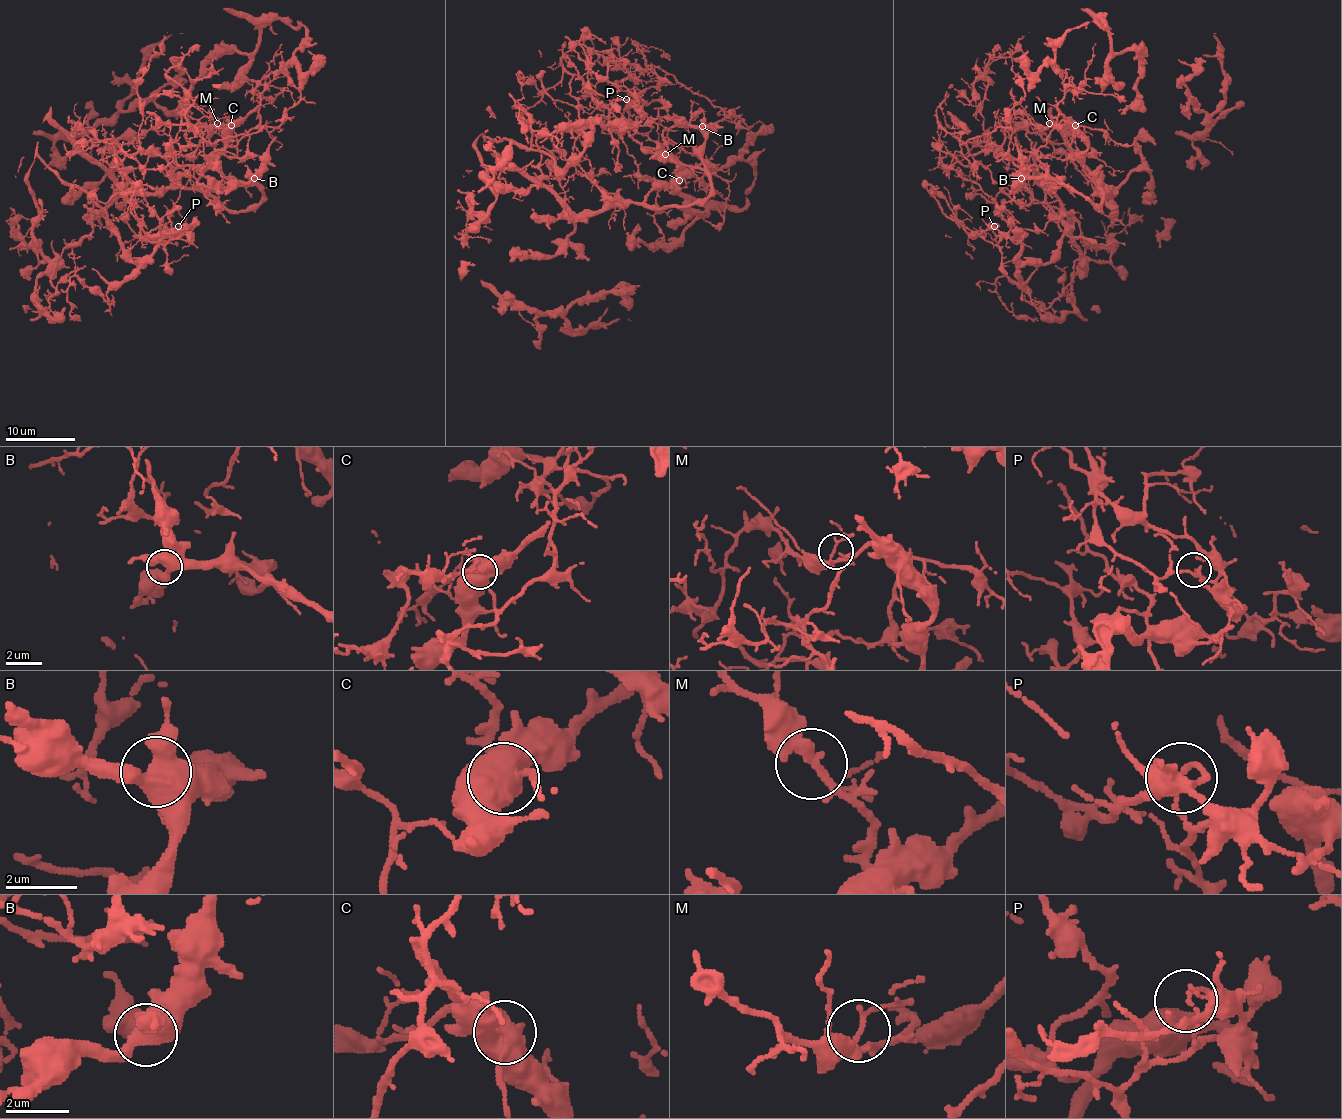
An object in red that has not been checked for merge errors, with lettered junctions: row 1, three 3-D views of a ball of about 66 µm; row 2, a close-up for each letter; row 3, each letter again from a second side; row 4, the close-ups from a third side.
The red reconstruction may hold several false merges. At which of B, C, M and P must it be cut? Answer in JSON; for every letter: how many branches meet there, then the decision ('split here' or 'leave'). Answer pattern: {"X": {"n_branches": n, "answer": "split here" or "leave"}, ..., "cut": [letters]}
{"B": {"n_branches": 3, "answer": "leave"}, "C": {"n_branches": 4, "answer": "split here"}, "M": {"n_branches": 3, "answer": "leave"}, "P": {"n_branches": 2, "answer": "split here"}, "cut": ["C", "P"]}

